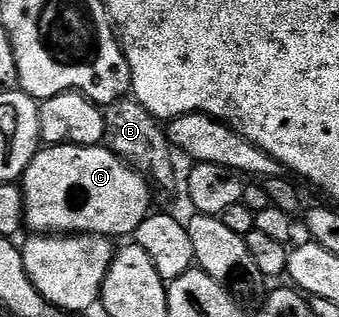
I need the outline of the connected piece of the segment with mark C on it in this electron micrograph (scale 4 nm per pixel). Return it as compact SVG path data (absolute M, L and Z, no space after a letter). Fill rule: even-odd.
M51 145L39 148L32 163L28 163L26 172L22 174L20 184L26 208L25 224L29 228L31 225L33 232L38 235L95 233L111 239L129 238L152 212L151 182L134 166L117 157L111 149L97 145Z

